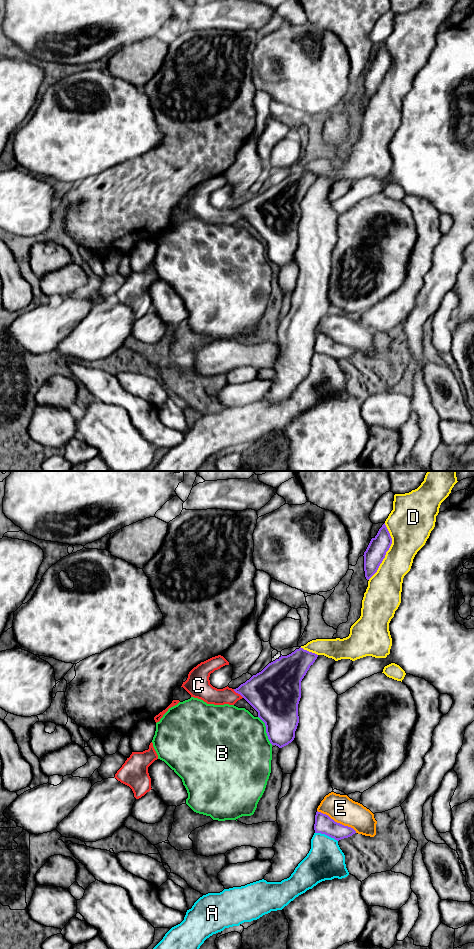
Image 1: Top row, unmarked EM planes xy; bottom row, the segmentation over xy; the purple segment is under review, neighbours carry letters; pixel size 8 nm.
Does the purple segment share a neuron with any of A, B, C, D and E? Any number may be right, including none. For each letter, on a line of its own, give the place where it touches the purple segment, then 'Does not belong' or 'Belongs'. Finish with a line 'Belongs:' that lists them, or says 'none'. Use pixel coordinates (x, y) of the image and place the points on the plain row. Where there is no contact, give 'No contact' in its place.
A: Touches purple at xy (326, 354). Does not belong
B: Touches purple at xy (266, 250). Does not belong
C: Touches purple at xy (238, 213). Belongs
D: Touches purple at xy (387, 70). Does not belong
E: Touches purple at xy (336, 342). Does not belong
Belongs: C

